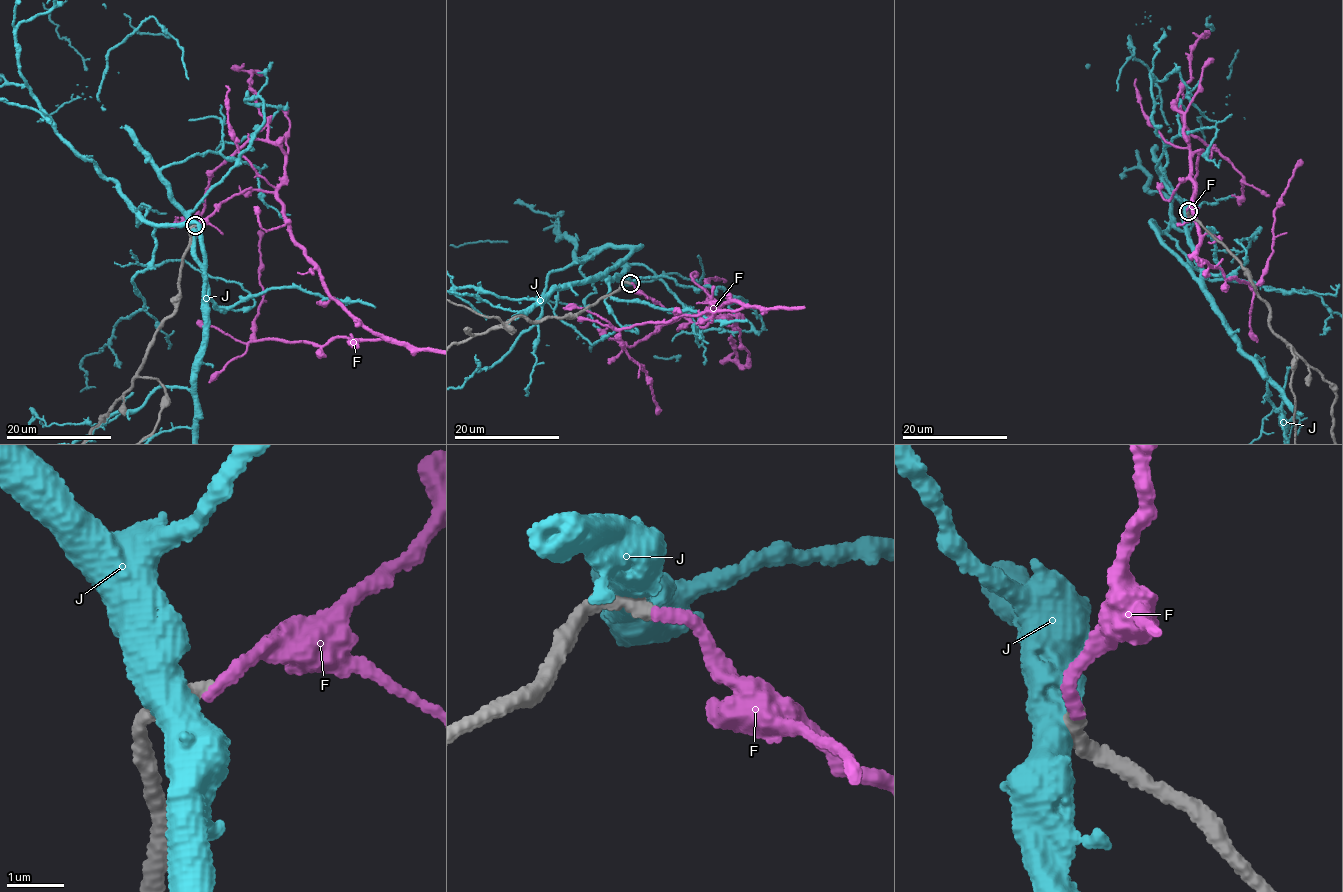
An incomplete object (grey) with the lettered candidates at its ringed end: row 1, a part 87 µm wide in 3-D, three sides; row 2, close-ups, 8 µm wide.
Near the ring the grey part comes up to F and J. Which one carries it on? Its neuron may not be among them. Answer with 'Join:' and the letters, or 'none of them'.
Join: none of them

